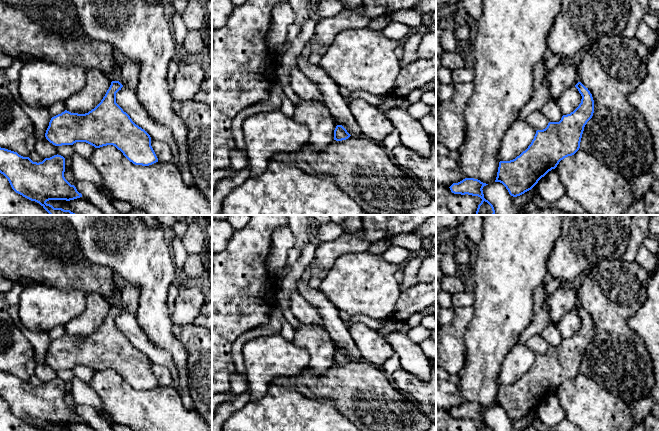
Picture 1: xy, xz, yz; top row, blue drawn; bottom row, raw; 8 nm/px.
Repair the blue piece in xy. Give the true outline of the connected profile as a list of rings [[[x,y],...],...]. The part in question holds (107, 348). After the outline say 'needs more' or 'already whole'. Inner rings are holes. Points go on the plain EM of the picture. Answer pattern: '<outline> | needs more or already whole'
[[[112,305],[101,326],[88,337],[78,338],[65,334],[52,341],[45,357],[46,363],[55,370],[73,369],[76,366],[86,366],[95,372],[113,369],[135,389],[149,390],[158,386],[150,359],[136,349],[116,327],[116,317],[122,311],[119,305]]] | already whole

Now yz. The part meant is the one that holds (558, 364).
[[[581,306],[575,311],[582,320],[579,330],[559,346],[537,354],[528,372],[510,385],[500,385],[495,406],[502,407],[513,421],[531,414],[559,386],[580,372],[584,351],[594,337],[592,318]]] | already whole

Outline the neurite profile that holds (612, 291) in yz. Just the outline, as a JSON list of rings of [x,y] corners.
[[[612,259],[592,266],[578,288],[579,304],[590,315],[594,324],[594,337],[584,351],[579,373],[594,380],[627,405],[641,398],[651,397],[655,383],[652,361],[644,341],[628,326],[628,319],[637,313],[646,300],[648,283],[648,272],[636,261]]]

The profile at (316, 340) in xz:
[[[300,323],[294,331],[293,343],[308,352],[308,366],[314,374],[324,374],[334,364],[337,348],[325,328]]]

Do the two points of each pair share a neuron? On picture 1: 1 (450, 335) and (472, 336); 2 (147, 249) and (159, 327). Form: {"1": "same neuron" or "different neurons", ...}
{"1": "different neurons", "2": "same neuron"}

